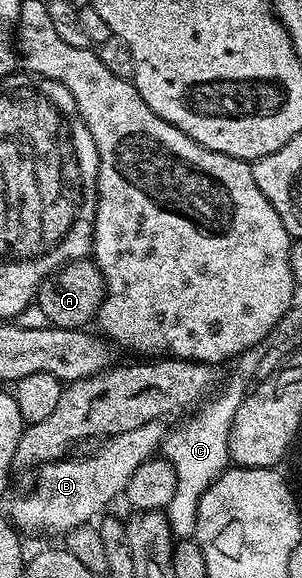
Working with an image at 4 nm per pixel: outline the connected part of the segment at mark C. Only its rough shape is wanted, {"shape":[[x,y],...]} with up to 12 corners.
{"shape":[[272,348],[234,359],[227,387],[163,439],[177,476],[165,508],[176,539],[194,538],[197,504],[229,466],[229,428]]}

